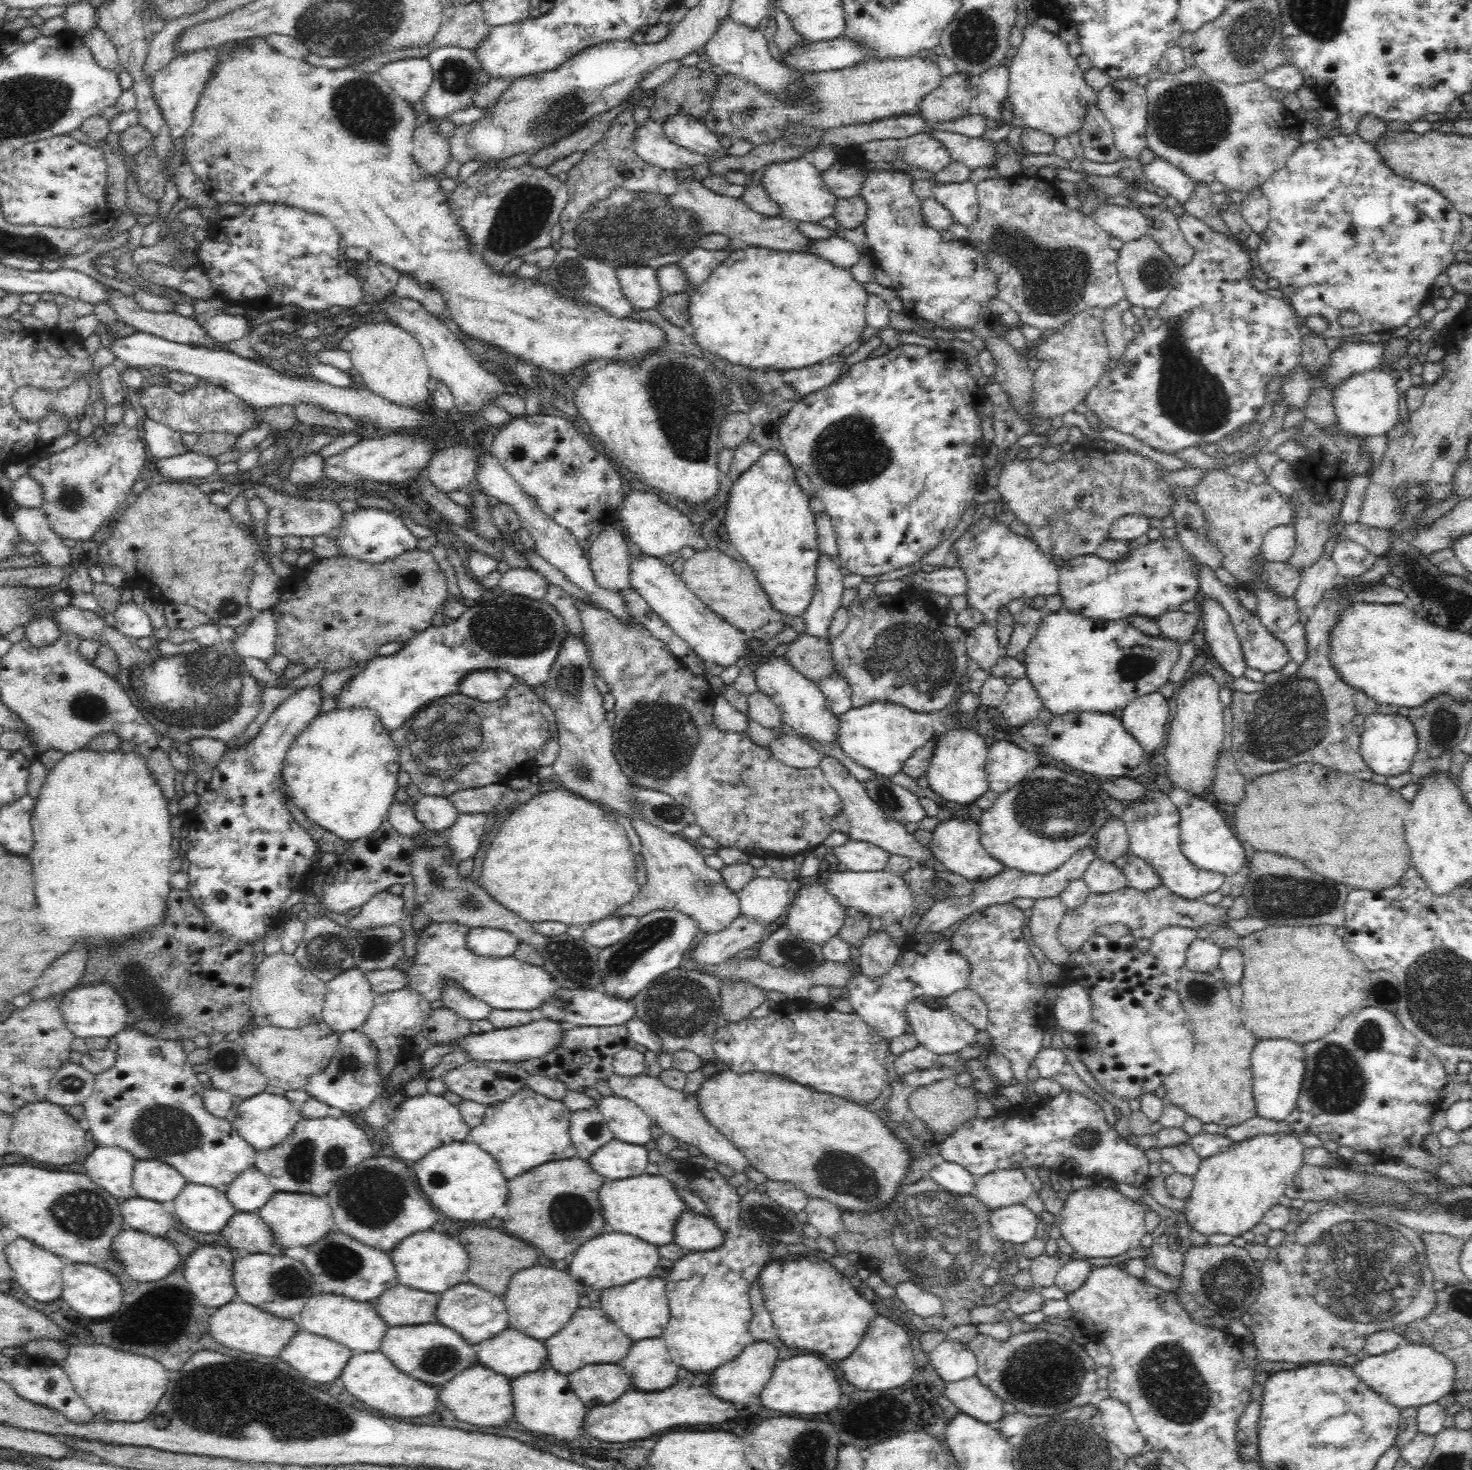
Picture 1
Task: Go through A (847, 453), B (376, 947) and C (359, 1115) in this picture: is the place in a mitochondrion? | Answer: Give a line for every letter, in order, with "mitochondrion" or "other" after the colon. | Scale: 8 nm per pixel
A: mitochondrion
B: mitochondrion
C: other

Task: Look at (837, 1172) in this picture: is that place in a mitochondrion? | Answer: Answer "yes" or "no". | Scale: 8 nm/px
yes

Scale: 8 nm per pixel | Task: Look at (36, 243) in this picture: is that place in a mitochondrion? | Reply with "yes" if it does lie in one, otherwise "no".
yes

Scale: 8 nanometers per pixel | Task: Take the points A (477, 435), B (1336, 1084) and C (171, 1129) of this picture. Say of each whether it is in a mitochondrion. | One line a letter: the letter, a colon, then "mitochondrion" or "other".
A: other
B: mitochondrion
C: mitochondrion

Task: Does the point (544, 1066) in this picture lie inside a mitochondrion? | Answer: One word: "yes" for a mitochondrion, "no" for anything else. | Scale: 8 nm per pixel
no

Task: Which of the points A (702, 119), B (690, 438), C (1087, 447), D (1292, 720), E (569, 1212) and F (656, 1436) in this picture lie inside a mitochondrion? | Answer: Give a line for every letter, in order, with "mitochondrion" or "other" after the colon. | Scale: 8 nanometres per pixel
A: other
B: mitochondrion
C: other
D: mitochondrion
E: mitochondrion
F: other

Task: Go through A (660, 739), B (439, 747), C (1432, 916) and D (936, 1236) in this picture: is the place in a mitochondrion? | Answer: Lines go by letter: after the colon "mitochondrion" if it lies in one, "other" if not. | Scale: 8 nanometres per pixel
A: mitochondrion
B: mitochondrion
C: other
D: mitochondrion

